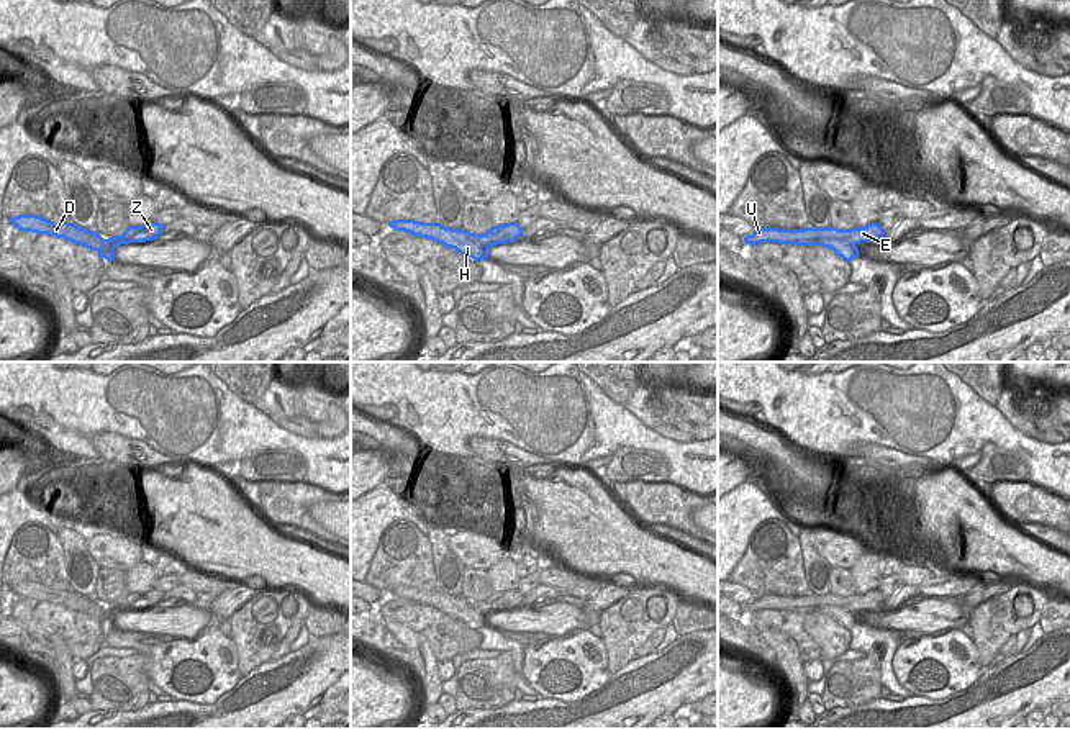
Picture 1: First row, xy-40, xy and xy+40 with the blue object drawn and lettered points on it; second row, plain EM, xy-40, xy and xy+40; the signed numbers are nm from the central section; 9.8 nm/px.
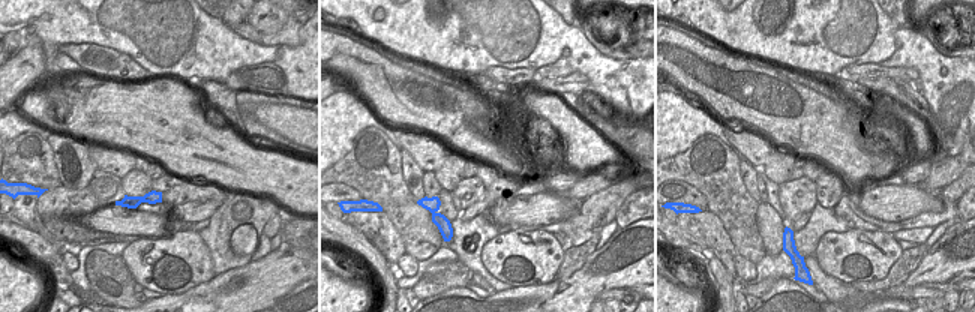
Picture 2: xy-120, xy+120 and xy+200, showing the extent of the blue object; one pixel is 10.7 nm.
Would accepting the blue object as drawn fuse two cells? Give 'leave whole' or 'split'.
split

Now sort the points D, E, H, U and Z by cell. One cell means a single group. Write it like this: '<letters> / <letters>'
D H / E U Z

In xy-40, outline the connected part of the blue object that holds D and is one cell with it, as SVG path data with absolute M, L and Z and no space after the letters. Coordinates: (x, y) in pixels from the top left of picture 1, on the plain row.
M18 582L10 585L10 588L20 598L64 604L74 611L80 611L90 618L97 618L98 623L105 624L108 629L115 627L116 613L103 606L97 598L80 595L74 590L54 590L36 582Z

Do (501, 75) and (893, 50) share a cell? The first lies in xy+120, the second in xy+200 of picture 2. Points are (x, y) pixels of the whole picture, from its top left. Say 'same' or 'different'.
different

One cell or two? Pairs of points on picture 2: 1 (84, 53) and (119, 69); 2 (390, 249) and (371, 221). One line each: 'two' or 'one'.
1: one
2: one

